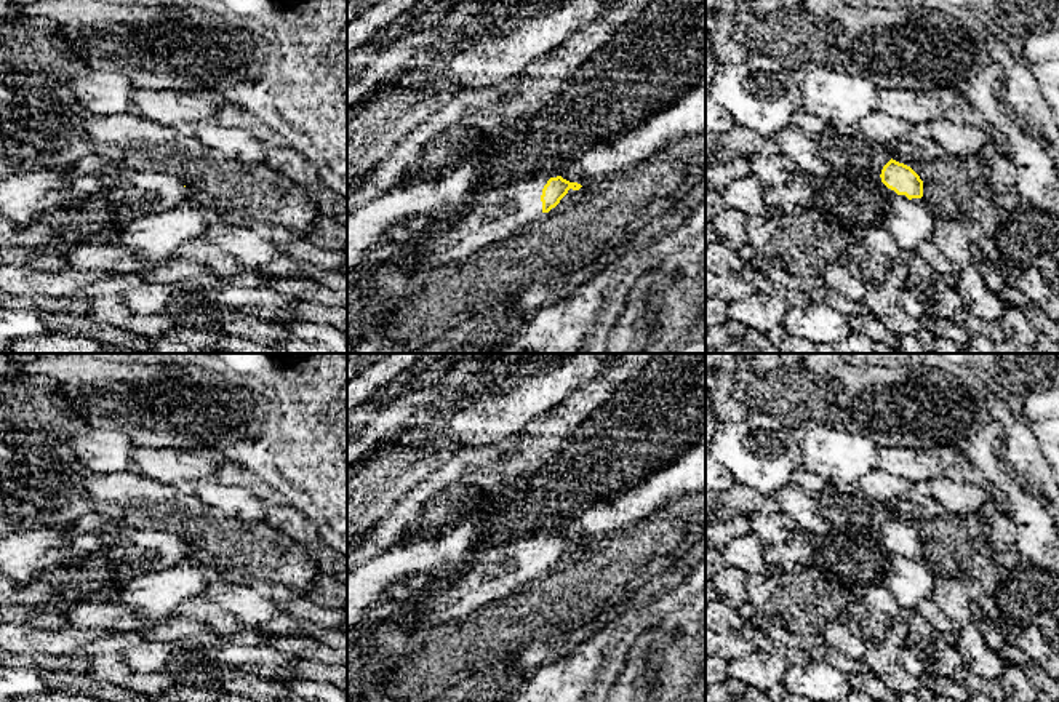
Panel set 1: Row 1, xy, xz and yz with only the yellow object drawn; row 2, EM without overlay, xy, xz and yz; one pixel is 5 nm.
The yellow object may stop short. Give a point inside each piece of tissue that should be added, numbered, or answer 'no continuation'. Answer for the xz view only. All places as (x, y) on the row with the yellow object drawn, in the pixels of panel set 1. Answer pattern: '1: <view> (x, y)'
1: xz (519, 203)

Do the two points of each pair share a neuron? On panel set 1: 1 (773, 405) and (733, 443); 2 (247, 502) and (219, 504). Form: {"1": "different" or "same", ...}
{"1": "different", "2": "same"}

